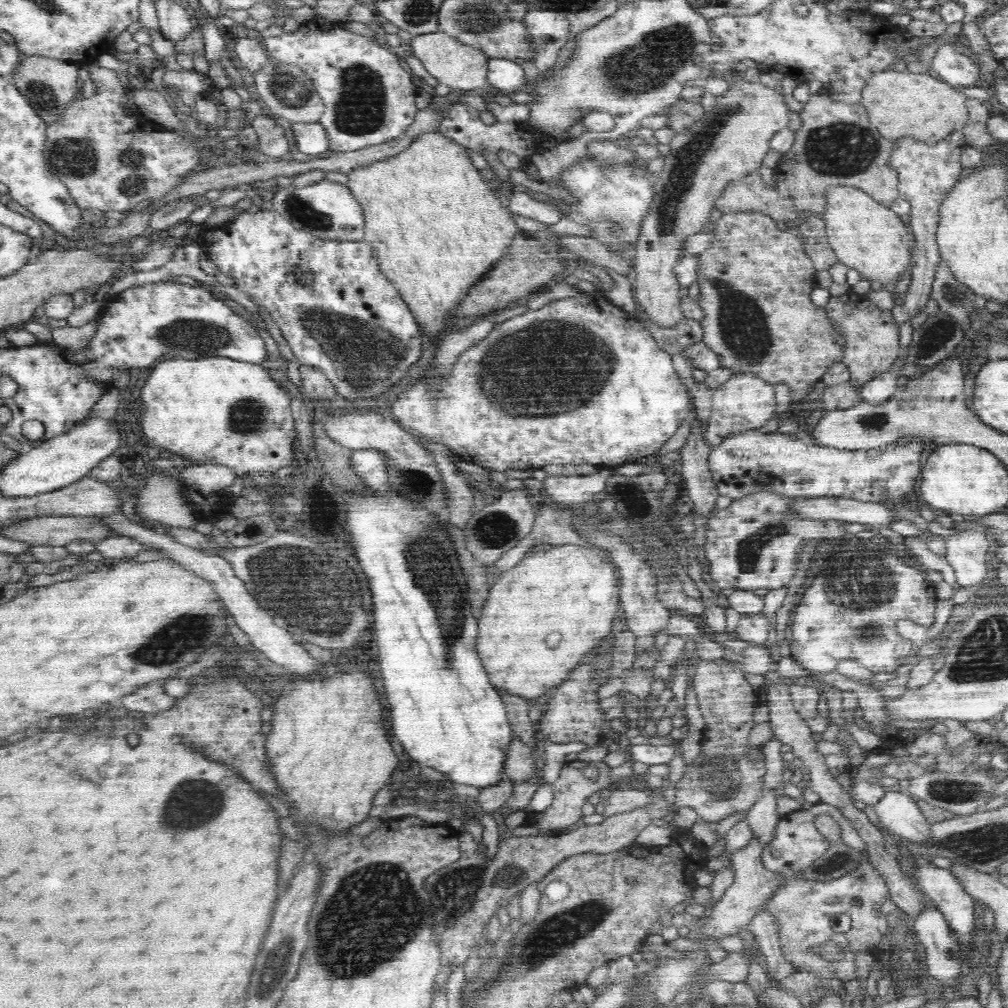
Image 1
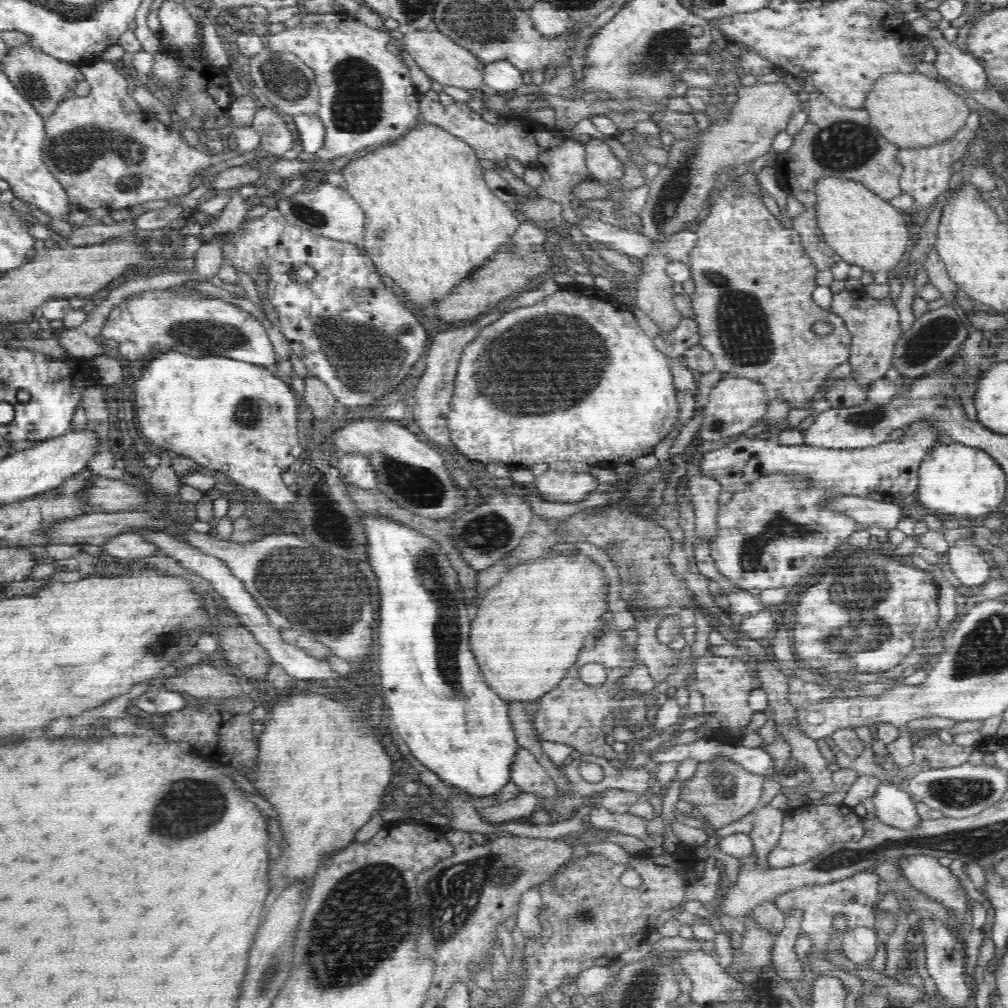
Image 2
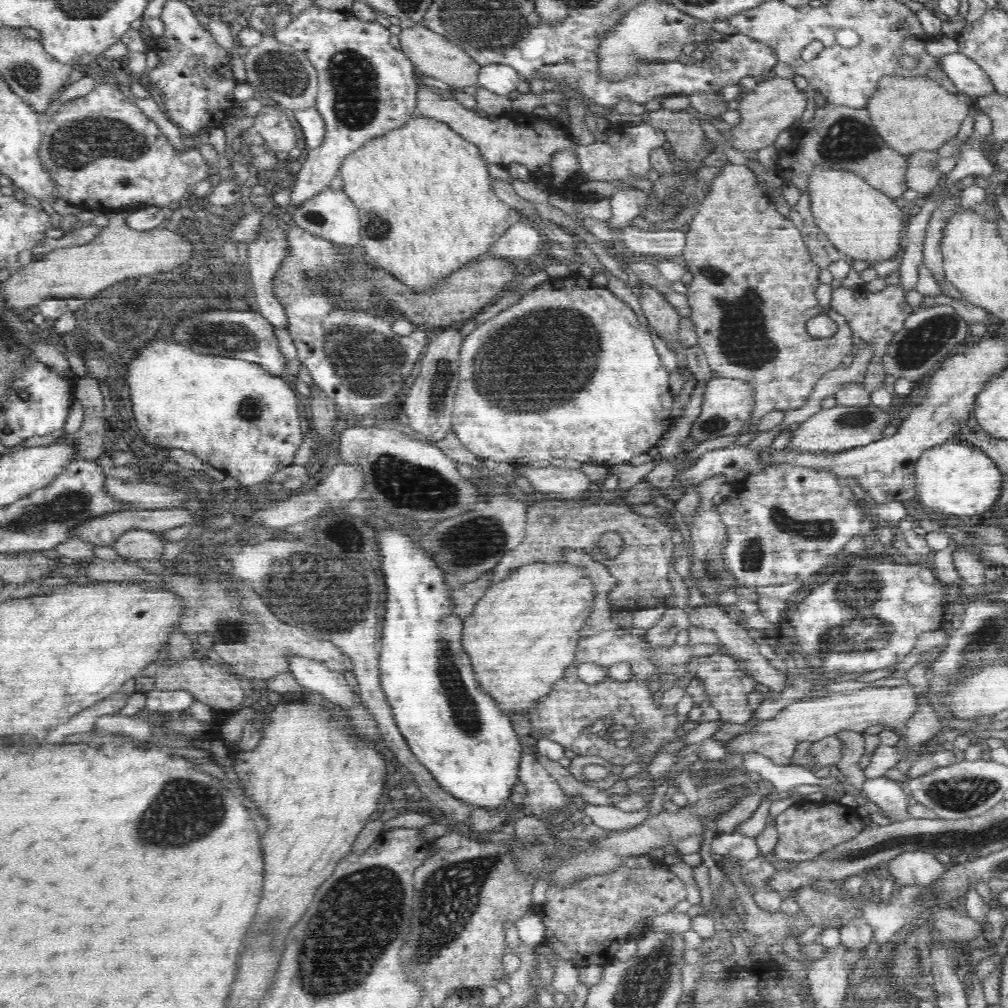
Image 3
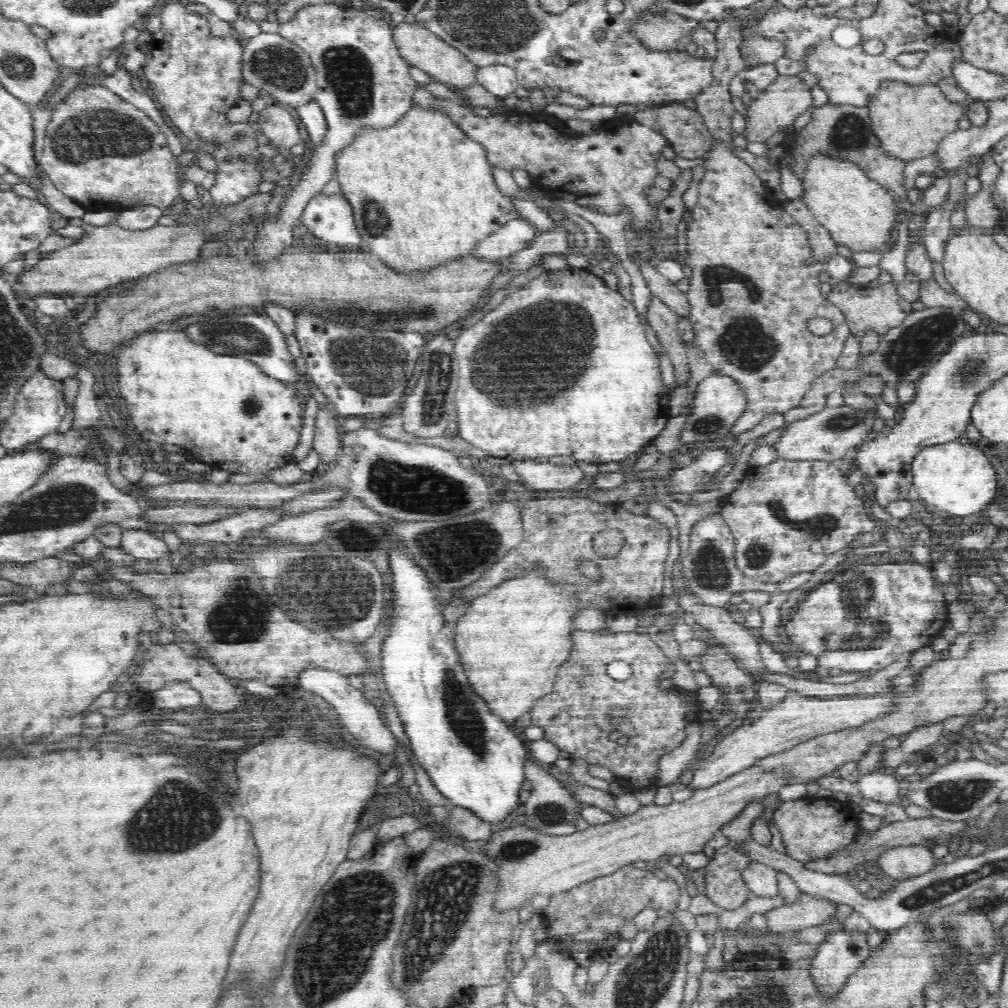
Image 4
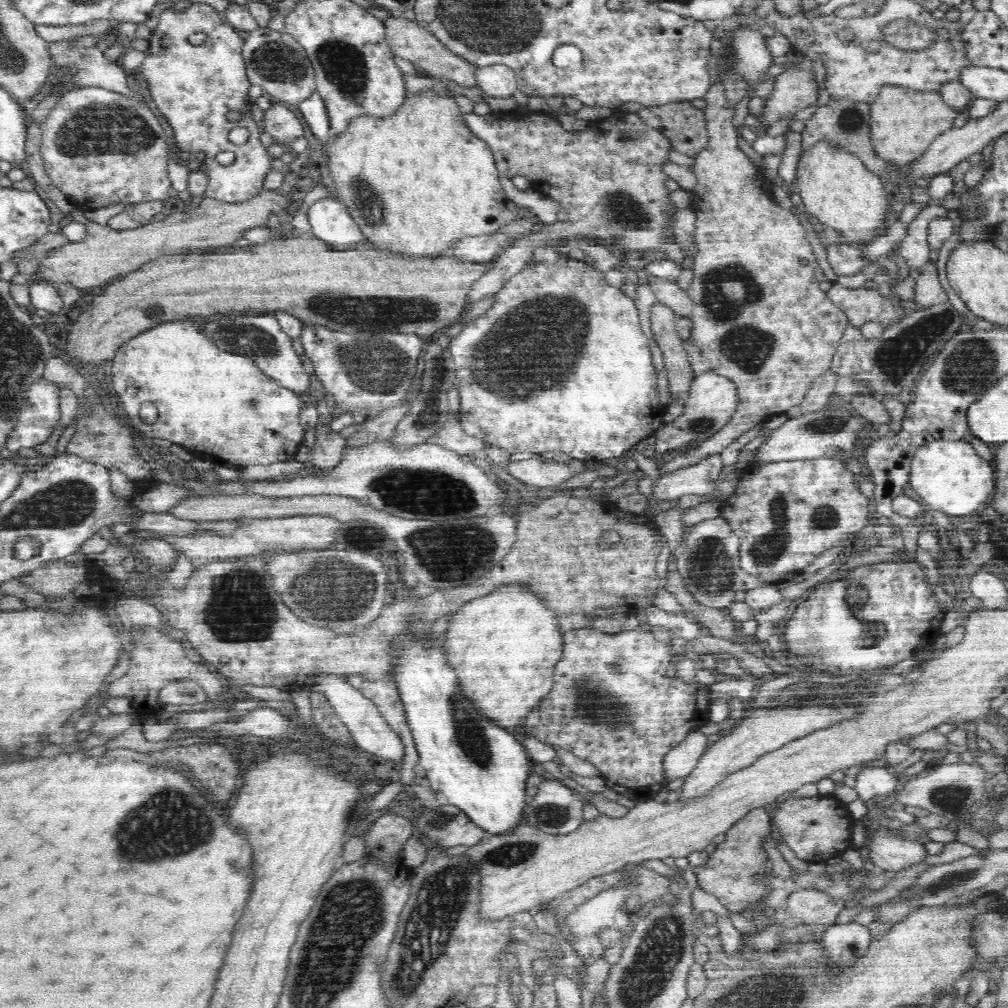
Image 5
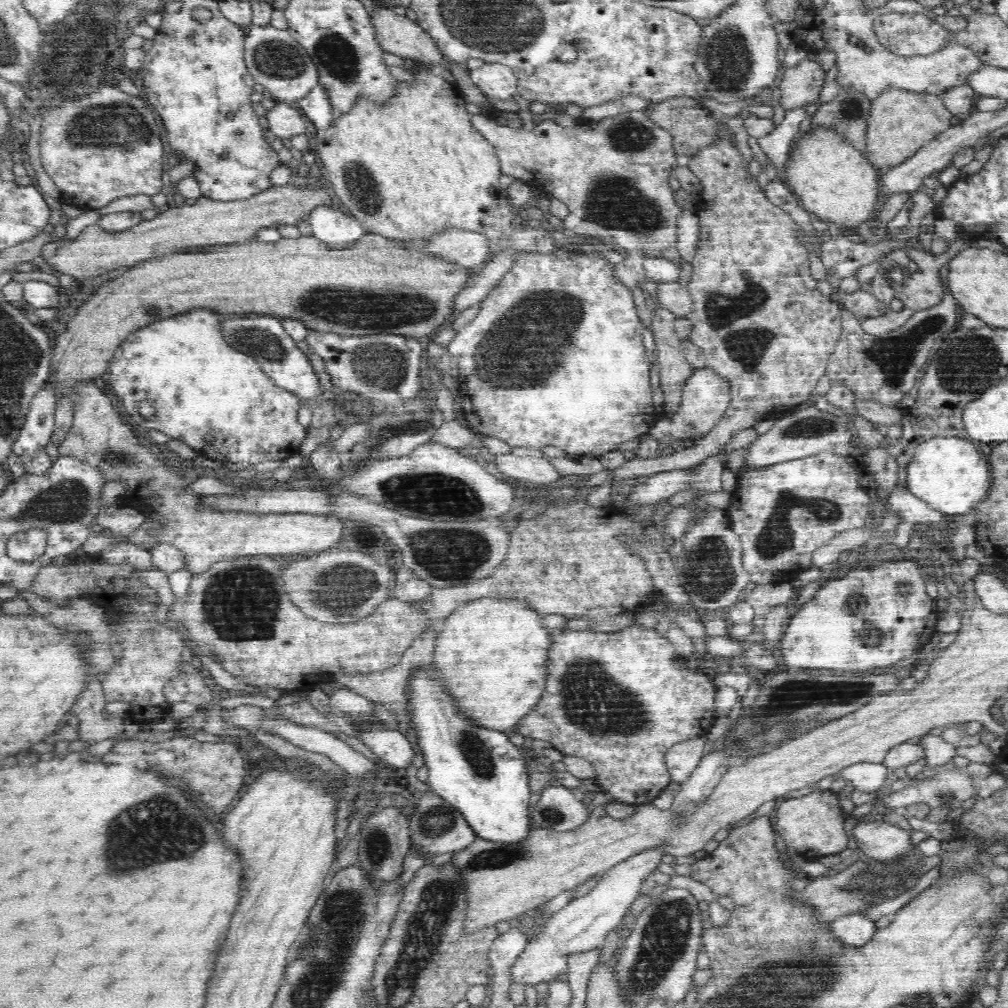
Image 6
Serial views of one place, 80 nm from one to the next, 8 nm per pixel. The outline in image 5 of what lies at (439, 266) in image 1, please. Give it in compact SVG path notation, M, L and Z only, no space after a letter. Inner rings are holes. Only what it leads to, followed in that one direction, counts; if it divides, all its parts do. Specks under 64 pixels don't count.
M426 88L426 91L417 91L417 92L406 92L406 98L402 102L402 105L399 106L396 112L392 113L391 116L388 117L378 117L378 116L356 116L354 120L350 120L350 124L348 124L347 132L340 133L338 137L334 138L334 140L330 139L324 145L325 155L328 156L327 164L329 168L329 175L331 177L331 182L334 184L332 186L333 194L340 198L342 204L346 205L348 211L350 211L351 217L354 219L354 222L358 225L358 228L361 229L361 233L365 236L366 239L373 241L373 244L380 250L388 250L389 252L406 252L406 256L420 257L420 256L436 256L436 255L444 255L446 250L450 250L452 246L454 246L454 242L456 240L460 240L460 238L464 238L464 236L482 236L482 235L493 235L496 231L502 230L504 226L508 223L512 222L514 219L522 216L520 208L511 201L506 193L503 191L502 185L499 181L499 170L497 169L497 165L495 164L495 158L491 148L485 141L482 141L470 131L470 128L465 123L464 116L462 114L462 108L458 107L458 100L454 99L454 92L436 92L434 88Z

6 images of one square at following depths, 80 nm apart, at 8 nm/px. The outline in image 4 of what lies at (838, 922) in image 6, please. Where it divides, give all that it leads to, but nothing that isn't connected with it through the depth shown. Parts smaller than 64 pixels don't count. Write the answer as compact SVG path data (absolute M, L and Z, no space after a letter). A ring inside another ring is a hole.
M834 931L831 937L828 939L829 933L825 936L824 941L818 945L817 956L814 960L815 970L814 976L817 977L819 984L822 986L822 990L825 992L840 992L842 990L848 976L857 972L864 961L871 956L871 948L868 947L866 942L866 934L859 934L859 932L845 932Z

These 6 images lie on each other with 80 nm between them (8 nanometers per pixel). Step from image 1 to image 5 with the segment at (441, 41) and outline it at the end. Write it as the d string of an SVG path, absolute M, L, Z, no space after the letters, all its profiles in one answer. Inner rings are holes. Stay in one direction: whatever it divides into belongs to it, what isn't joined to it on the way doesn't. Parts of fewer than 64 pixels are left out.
M390 15L383 22L383 25L386 30L386 44L398 58L410 61L417 70L426 72L428 75L436 77L436 79L452 81L466 88L477 85L475 73L478 68L466 60L459 59L459 56L455 56L454 52L450 51L446 45L443 45L436 36L421 28L415 21L411 22L404 16L394 18Z

